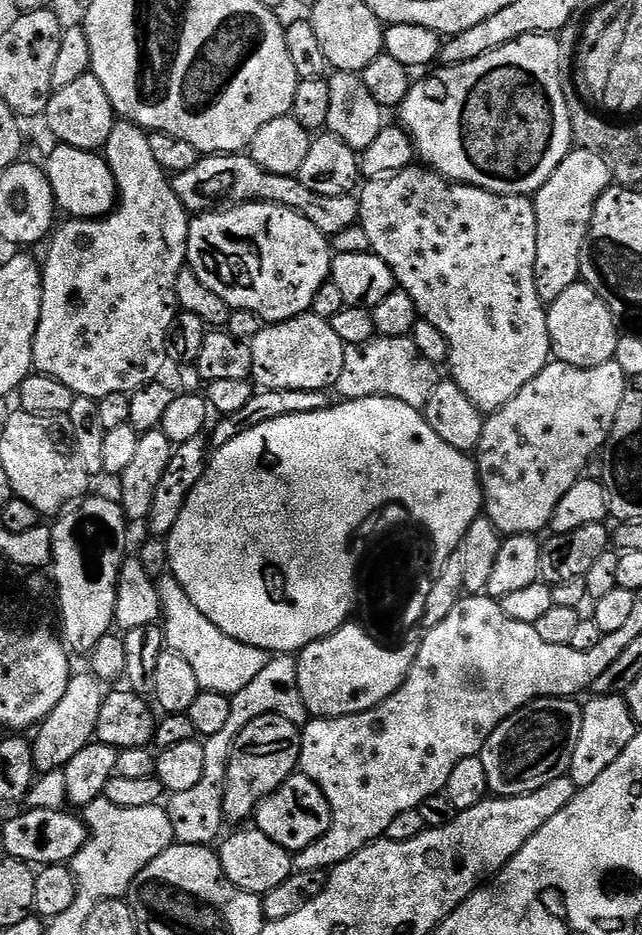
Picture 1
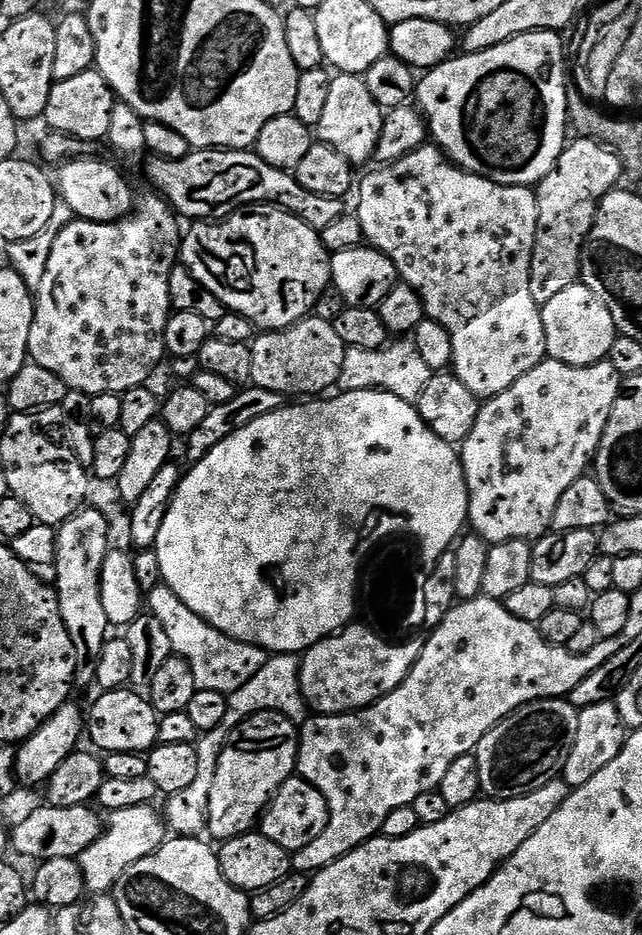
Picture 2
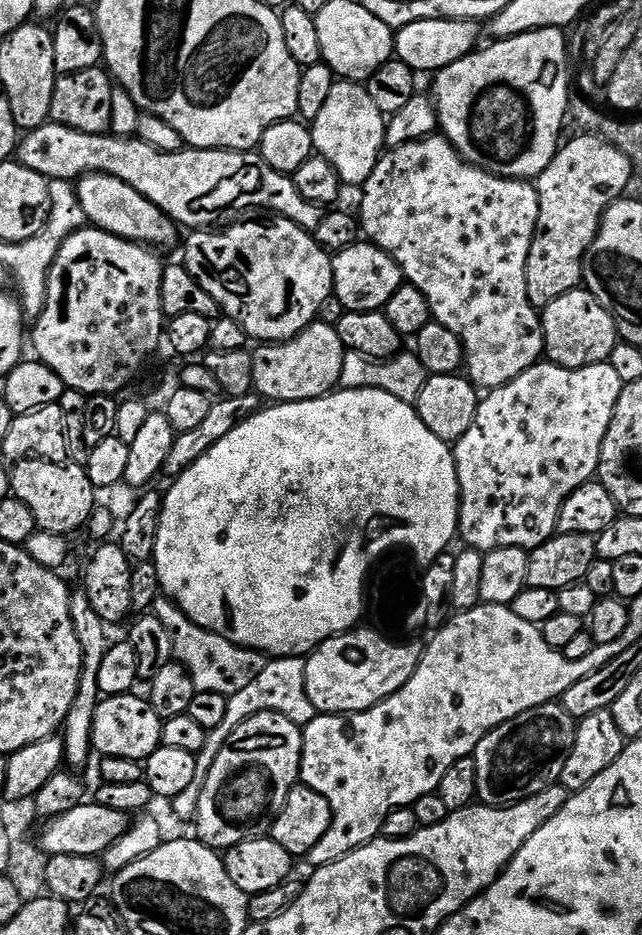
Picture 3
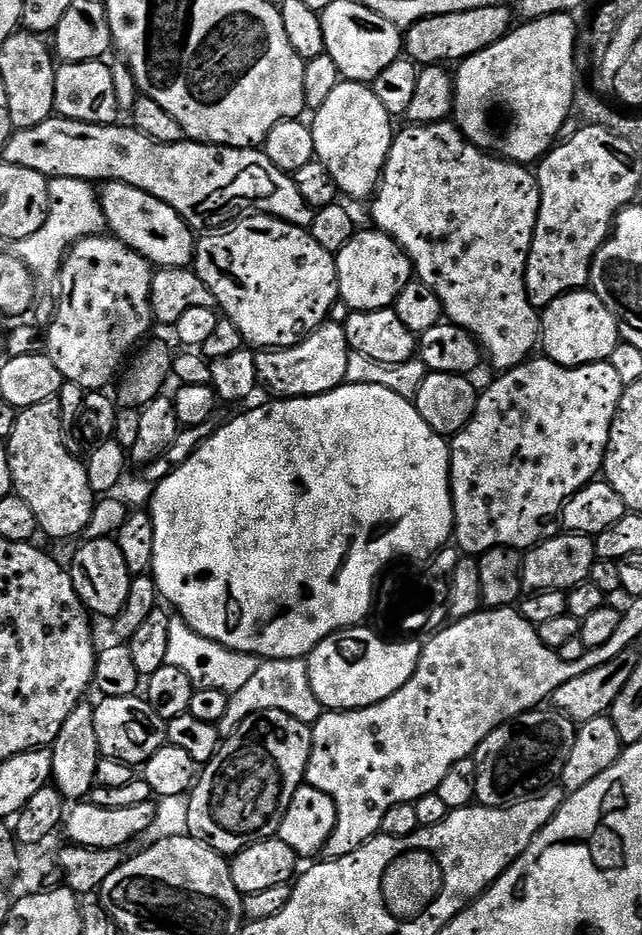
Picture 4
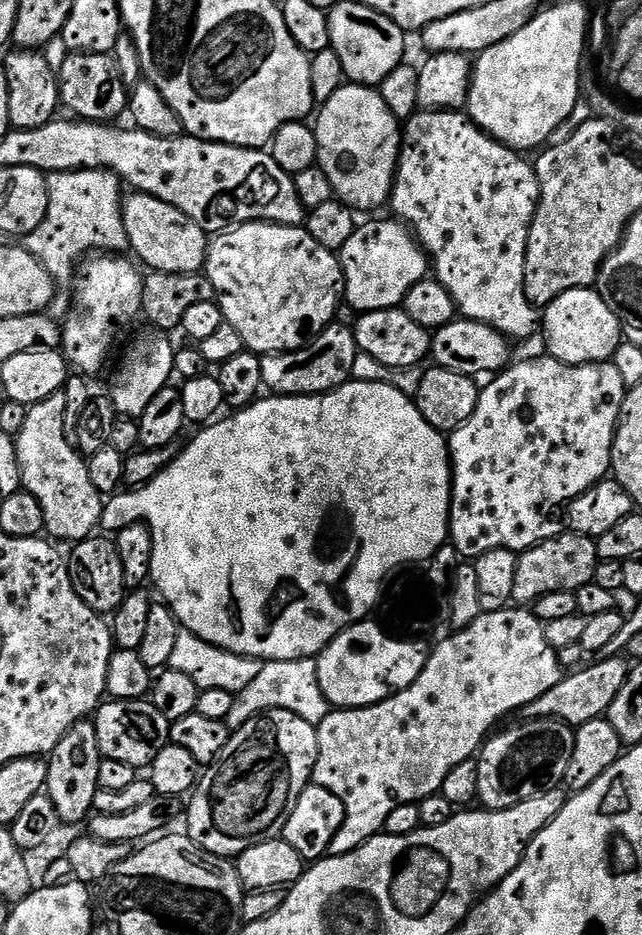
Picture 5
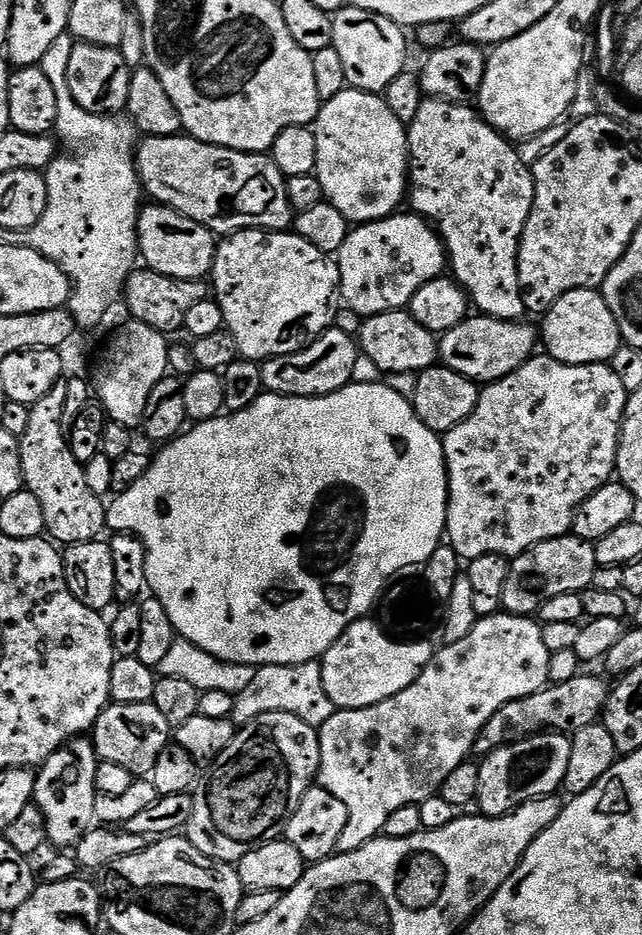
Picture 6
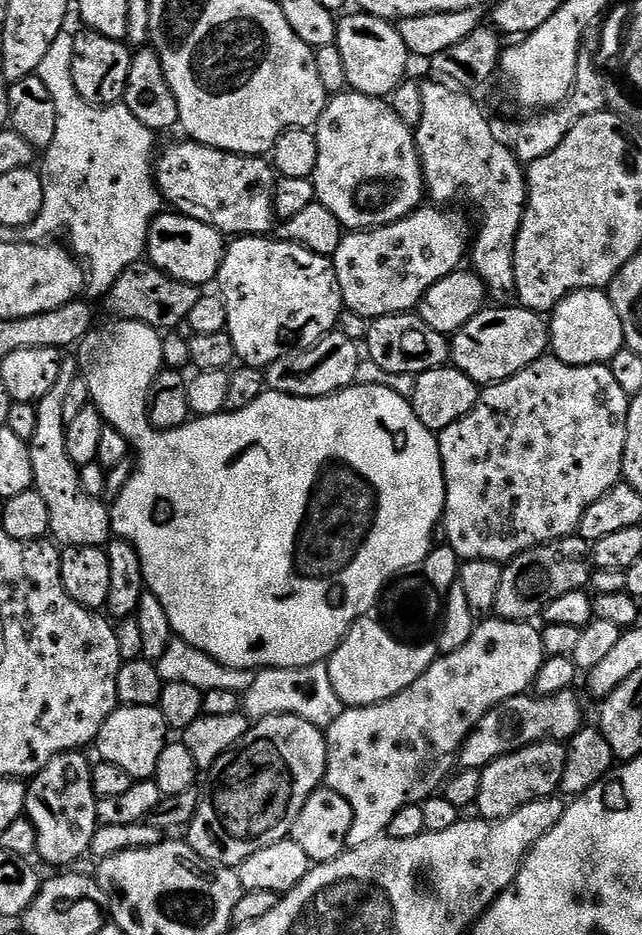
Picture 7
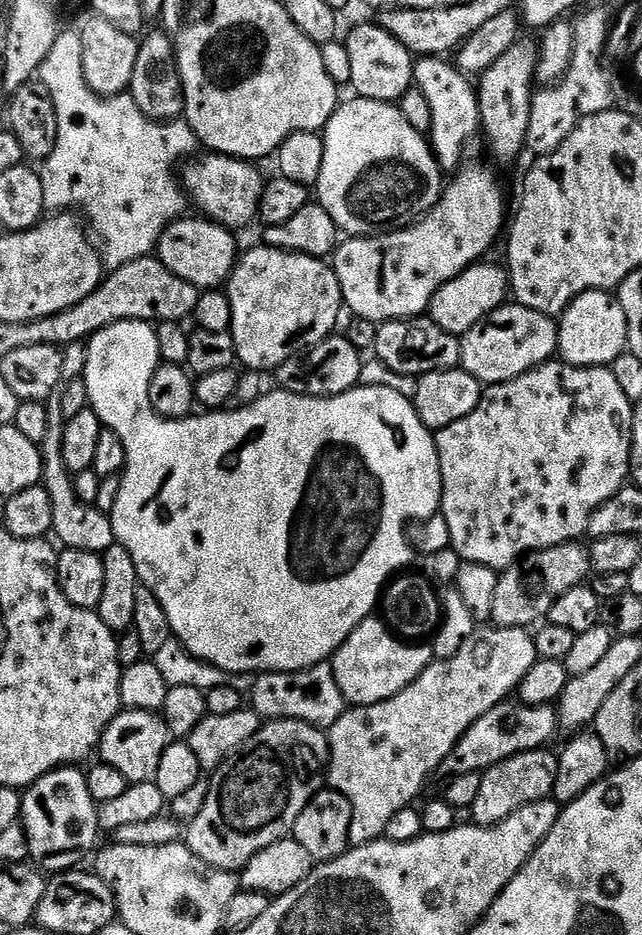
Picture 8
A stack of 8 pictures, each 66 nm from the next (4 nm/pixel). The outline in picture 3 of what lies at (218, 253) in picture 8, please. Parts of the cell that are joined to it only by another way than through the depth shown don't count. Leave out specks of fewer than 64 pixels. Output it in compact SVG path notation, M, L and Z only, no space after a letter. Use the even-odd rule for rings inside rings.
M92 172L80 177L75 185L76 197L84 211L84 219L91 227L101 228L120 236L123 240L135 240L137 244L151 246L153 249L168 248L176 240L178 225L175 220L162 211L154 202L150 202L134 186L122 182L122 178L107 176L101 172Z

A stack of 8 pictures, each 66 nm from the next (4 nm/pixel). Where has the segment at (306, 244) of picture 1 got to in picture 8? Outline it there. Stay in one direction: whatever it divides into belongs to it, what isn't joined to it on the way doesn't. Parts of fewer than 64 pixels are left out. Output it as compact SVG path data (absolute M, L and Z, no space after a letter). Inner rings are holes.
M259 246L241 255L228 278L226 291L232 311L232 330L236 359L245 369L261 374L271 373L282 366L301 349L322 342L337 331L336 323L344 308L344 295L331 263L315 256L303 256L297 252L283 252L277 248Z

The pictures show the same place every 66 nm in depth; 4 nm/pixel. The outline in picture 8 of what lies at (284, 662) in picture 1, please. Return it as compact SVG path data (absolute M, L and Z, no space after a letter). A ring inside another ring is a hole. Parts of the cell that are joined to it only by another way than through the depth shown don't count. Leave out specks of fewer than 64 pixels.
M331 663L315 664L297 672L266 672L253 679L250 689L250 707L265 721L301 720L310 726L327 730L342 718L346 701L334 678Z

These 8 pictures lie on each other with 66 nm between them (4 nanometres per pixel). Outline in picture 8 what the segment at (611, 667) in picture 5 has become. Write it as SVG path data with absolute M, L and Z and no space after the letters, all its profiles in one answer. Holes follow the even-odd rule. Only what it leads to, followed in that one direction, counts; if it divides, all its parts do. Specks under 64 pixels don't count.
M505 702L494 706L462 738L456 743L456 748L438 766L435 779L447 782L454 778L462 778L462 774L485 773L488 769L498 766L498 762L506 762L506 758L514 758L514 754L529 752L535 748L551 745L556 732L560 728L560 718L557 709L550 704L530 706L519 702Z

